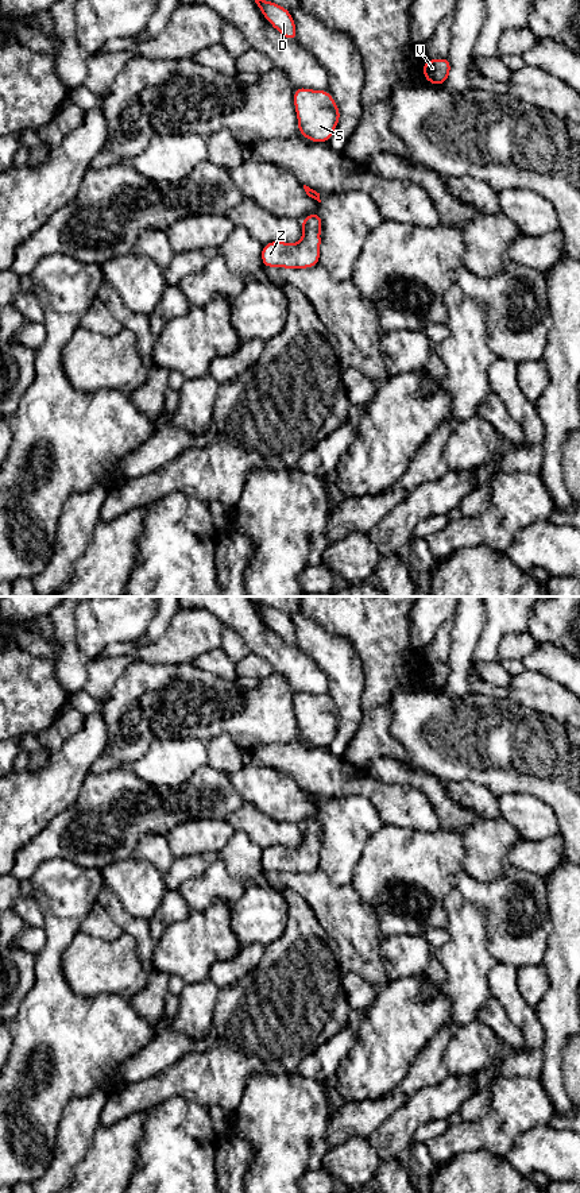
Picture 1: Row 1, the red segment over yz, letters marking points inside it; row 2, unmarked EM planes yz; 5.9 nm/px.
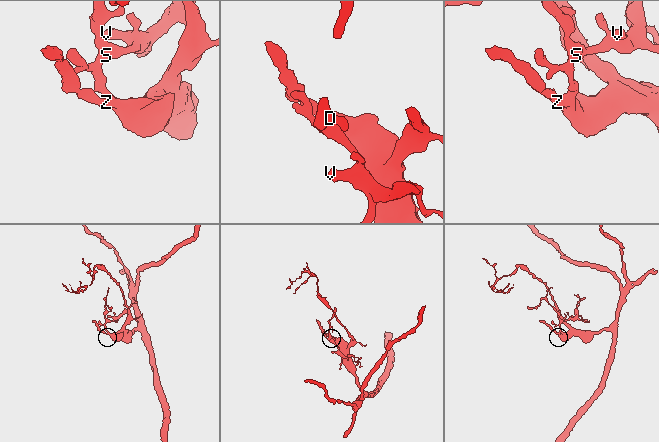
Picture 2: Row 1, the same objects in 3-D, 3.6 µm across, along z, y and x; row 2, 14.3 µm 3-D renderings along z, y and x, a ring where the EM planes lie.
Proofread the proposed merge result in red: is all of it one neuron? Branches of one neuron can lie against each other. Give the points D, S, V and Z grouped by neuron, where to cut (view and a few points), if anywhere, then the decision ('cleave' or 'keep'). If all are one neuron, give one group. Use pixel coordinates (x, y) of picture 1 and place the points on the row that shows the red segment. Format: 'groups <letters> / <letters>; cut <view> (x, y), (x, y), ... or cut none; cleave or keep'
groups D S V Z; cut none; keep

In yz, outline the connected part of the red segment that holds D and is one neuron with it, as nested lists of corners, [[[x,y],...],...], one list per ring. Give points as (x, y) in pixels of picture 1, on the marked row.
[[[255,0],[255,3],[275,30],[286,39],[298,40],[295,23],[290,11],[268,0]]]

